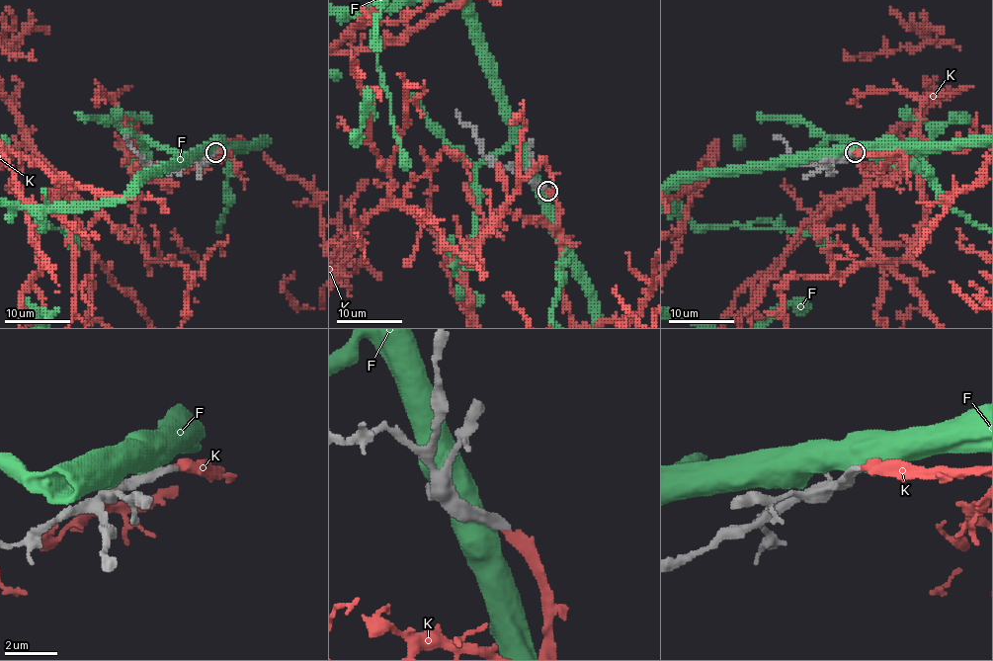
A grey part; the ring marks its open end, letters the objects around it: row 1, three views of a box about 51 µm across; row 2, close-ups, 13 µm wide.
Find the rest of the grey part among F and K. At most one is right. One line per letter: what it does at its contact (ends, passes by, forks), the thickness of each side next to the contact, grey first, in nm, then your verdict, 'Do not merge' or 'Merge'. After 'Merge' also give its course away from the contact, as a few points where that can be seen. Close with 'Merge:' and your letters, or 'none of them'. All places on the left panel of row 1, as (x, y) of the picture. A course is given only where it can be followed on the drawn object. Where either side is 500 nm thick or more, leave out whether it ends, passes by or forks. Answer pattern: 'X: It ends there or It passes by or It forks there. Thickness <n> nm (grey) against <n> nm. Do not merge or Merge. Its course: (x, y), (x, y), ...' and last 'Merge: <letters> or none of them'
F: Thickness 440 nm (grey) against 750 nm. Do not merge
K: It ends there. Thickness 300 nm (grey) against 360 nm. Merge
Merge: K

